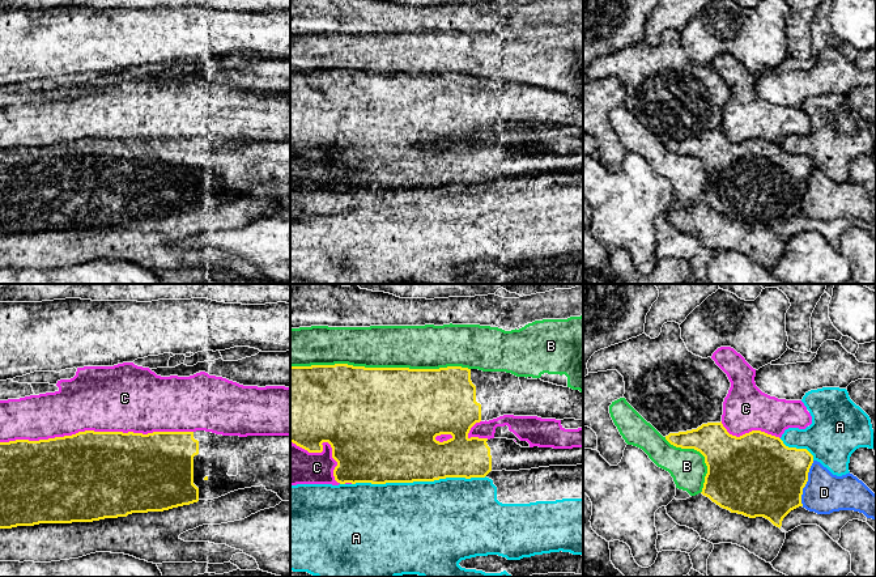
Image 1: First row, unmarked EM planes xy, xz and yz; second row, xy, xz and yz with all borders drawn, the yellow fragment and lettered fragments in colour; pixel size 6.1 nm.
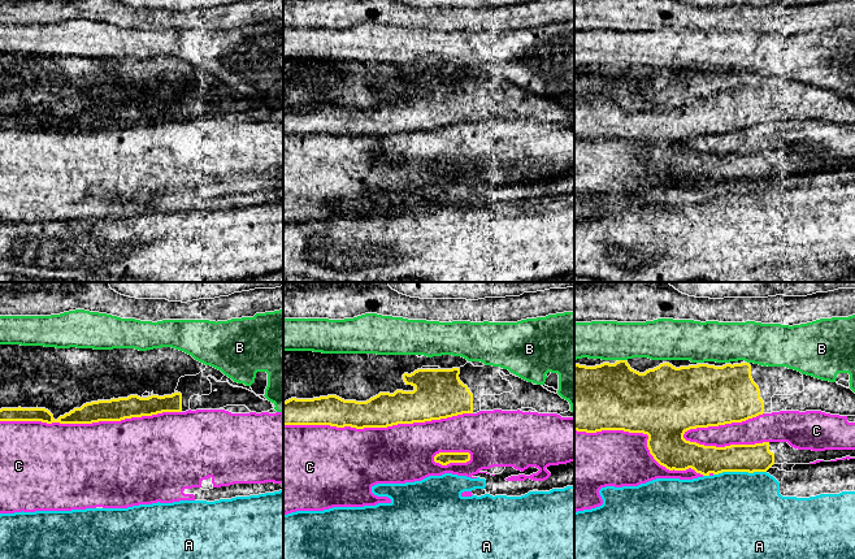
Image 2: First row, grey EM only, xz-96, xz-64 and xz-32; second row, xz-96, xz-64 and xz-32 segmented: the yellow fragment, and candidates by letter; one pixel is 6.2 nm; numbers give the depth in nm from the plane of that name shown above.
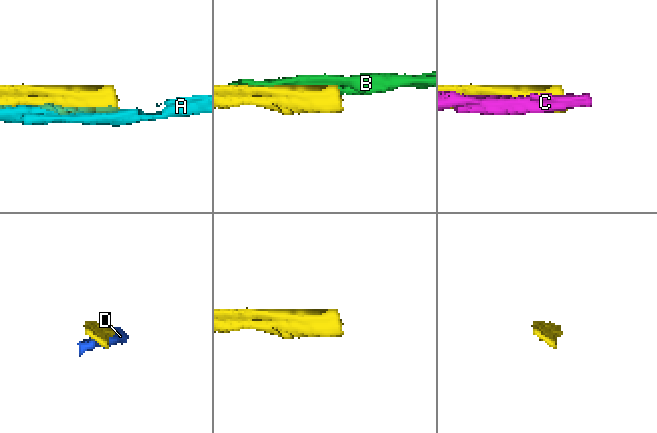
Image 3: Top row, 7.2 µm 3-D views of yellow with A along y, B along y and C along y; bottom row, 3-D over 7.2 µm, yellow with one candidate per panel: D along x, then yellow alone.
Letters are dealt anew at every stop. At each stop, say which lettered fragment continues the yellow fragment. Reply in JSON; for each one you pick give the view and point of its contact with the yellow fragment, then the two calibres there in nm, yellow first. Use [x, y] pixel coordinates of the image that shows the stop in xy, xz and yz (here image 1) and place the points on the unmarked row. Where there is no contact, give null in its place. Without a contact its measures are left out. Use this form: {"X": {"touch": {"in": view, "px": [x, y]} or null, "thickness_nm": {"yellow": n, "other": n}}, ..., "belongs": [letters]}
{"belongs": []}

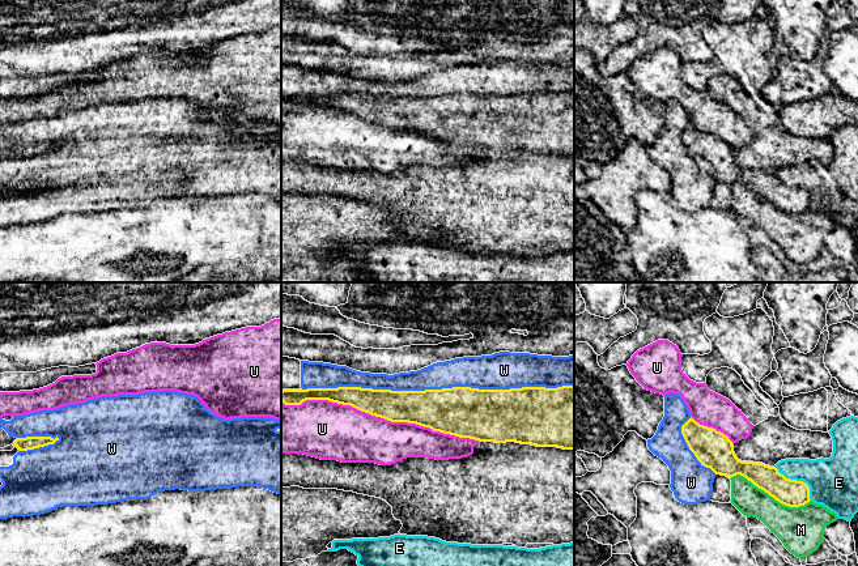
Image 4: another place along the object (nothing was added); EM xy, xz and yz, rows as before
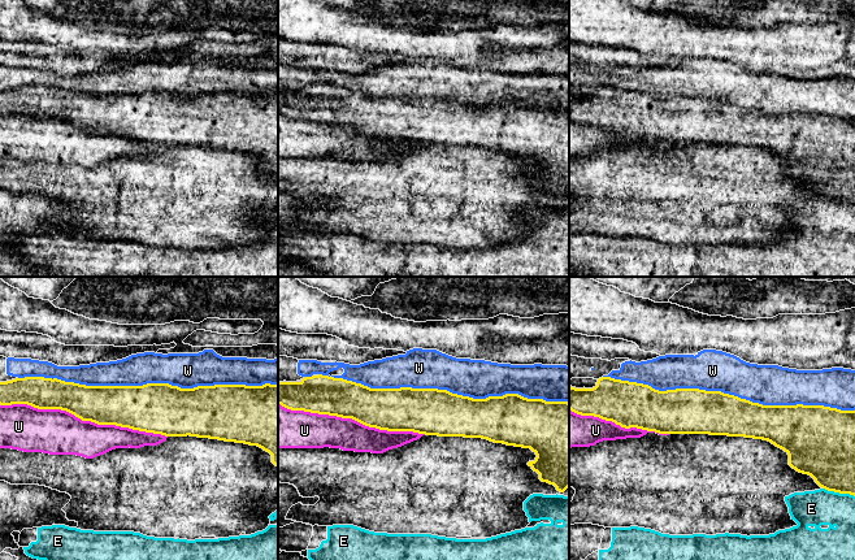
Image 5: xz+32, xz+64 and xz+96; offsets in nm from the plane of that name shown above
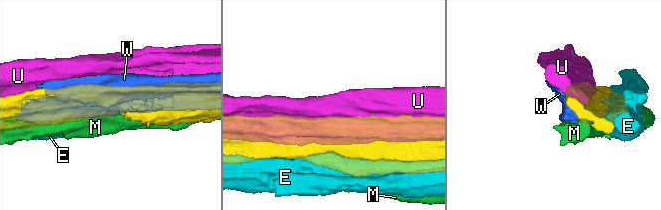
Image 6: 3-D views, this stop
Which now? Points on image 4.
{"belongs": []}

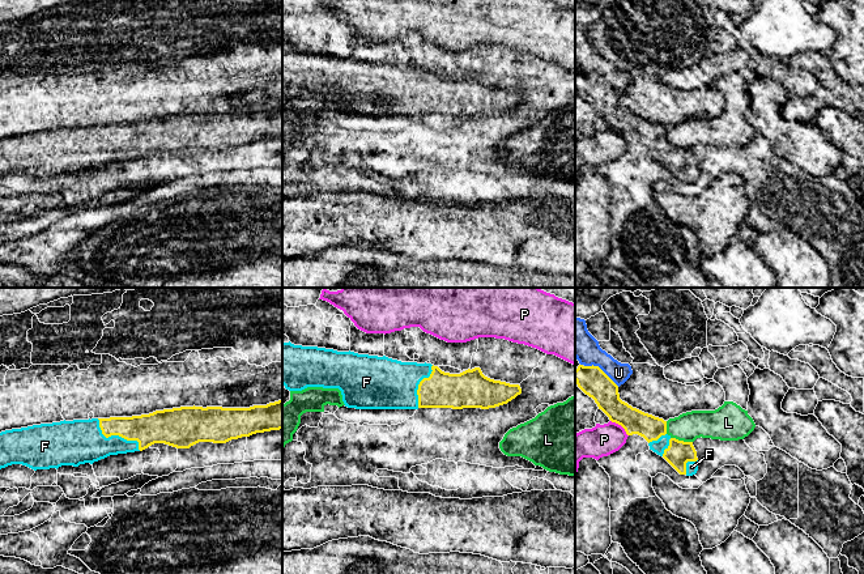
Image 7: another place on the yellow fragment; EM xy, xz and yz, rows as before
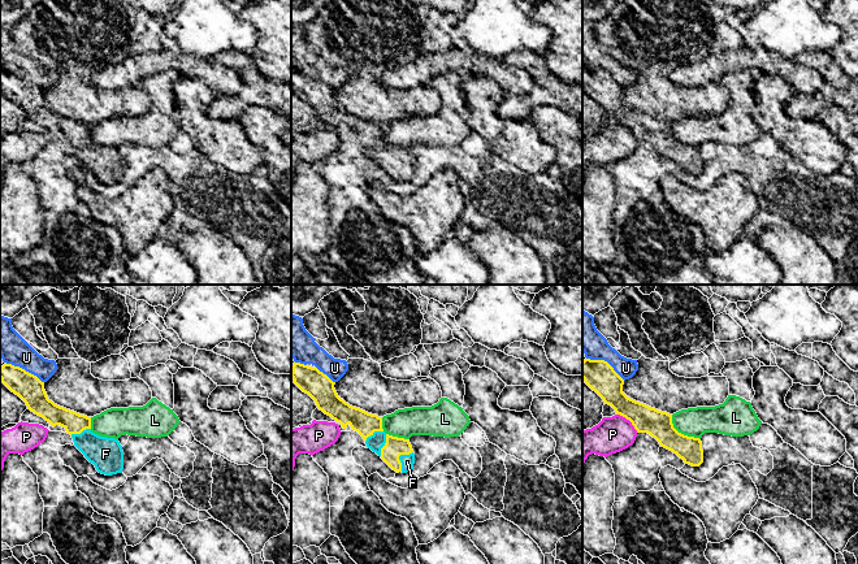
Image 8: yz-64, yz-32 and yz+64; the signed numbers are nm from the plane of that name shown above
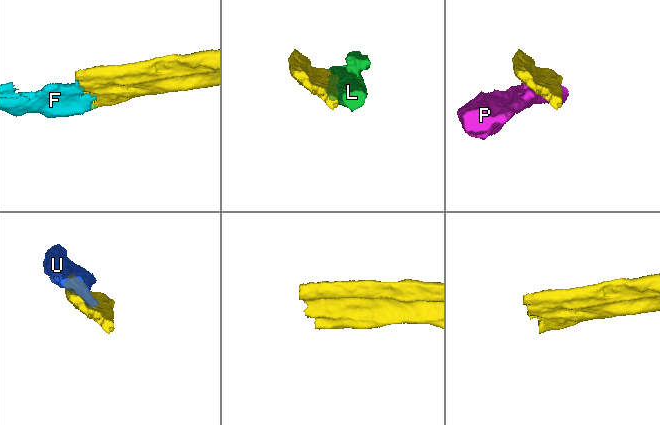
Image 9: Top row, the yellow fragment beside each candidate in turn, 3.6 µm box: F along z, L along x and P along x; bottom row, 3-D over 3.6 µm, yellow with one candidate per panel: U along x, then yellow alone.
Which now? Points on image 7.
{"F": {"touch": {"in": "xy", "px": [116, 141]}, "thickness_nm": {"yellow": 190, "other": 280}}, "belongs": ["F"]}

